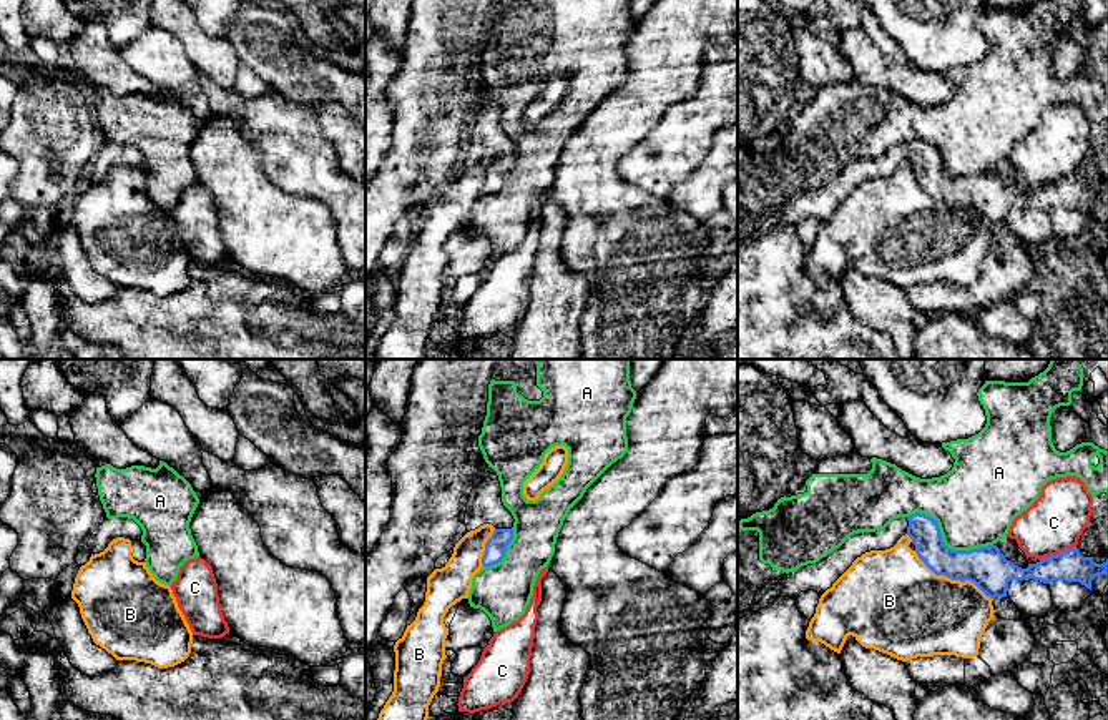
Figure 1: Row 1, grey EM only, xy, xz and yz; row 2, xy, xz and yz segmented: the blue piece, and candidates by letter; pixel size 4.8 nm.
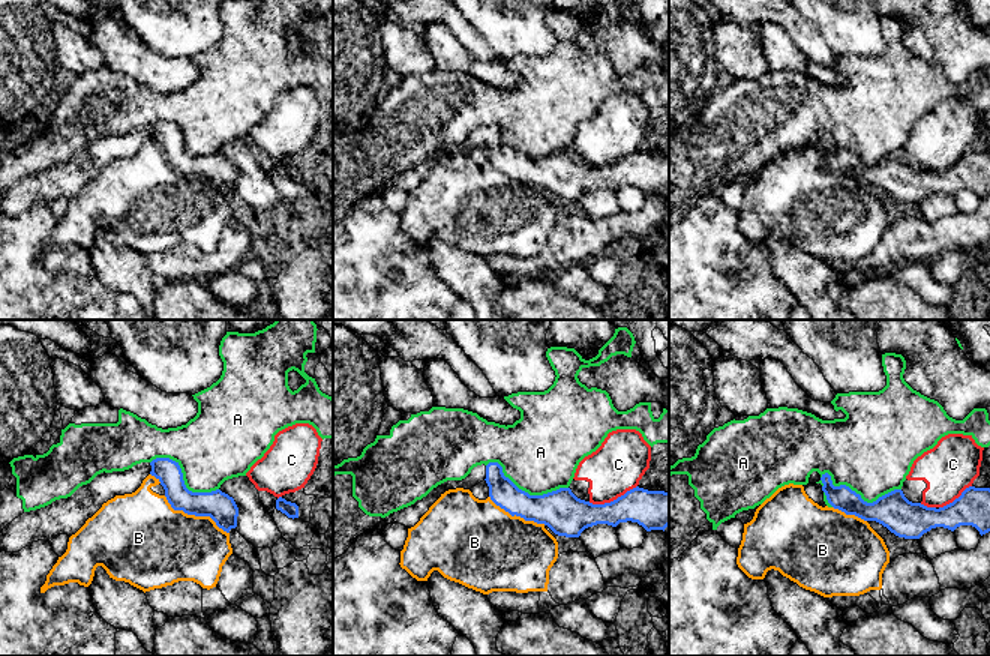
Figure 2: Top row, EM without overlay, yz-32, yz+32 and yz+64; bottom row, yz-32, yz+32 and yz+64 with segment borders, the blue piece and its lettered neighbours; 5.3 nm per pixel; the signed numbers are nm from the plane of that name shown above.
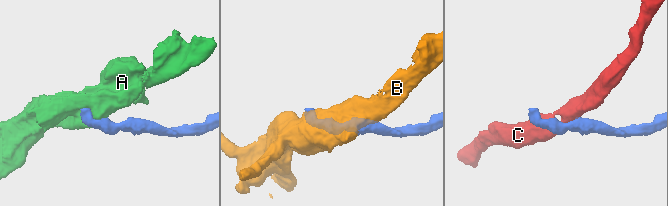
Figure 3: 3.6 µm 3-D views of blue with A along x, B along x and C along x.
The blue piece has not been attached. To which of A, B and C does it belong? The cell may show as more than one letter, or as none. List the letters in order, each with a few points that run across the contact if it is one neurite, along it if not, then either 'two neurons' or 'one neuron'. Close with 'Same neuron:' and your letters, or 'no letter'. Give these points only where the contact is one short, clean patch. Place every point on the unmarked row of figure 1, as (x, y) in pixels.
A: two neurons
B: two neurons
C: two neurons
Same neuron: no letter

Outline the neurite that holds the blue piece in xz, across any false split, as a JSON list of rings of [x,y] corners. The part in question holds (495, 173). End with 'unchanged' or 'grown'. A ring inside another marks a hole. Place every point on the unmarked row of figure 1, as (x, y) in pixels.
[[[483,88],[473,103],[473,116],[468,123],[465,153],[475,158],[483,151],[495,155],[485,171],[482,193],[490,195],[505,185],[507,173],[513,166],[513,143],[502,130],[502,115],[497,100]]]; grown

